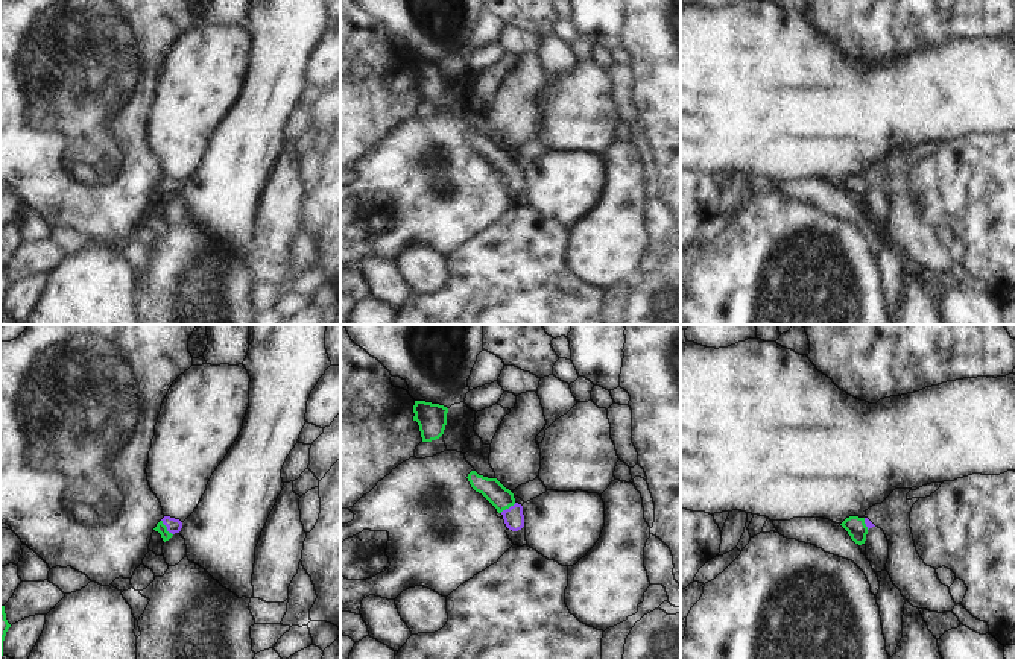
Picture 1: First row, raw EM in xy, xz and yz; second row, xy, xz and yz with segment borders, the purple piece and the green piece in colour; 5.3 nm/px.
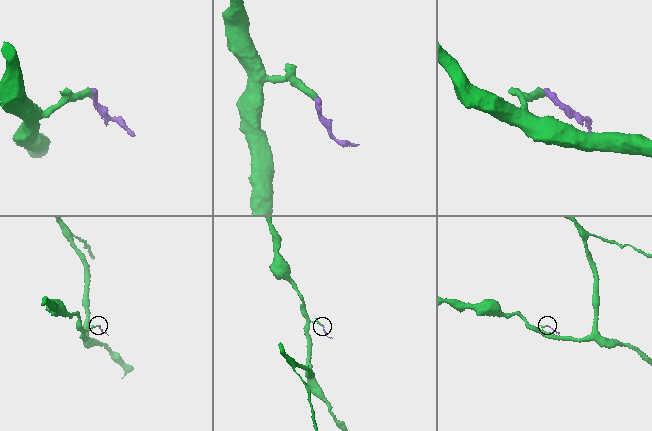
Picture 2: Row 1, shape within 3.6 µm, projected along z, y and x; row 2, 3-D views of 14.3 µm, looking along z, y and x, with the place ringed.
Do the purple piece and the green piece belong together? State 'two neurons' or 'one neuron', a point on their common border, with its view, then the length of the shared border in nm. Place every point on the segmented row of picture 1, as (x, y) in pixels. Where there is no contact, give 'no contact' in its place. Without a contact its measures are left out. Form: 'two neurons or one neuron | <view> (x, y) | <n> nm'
one neuron | xy (166, 526) | 110 nm

